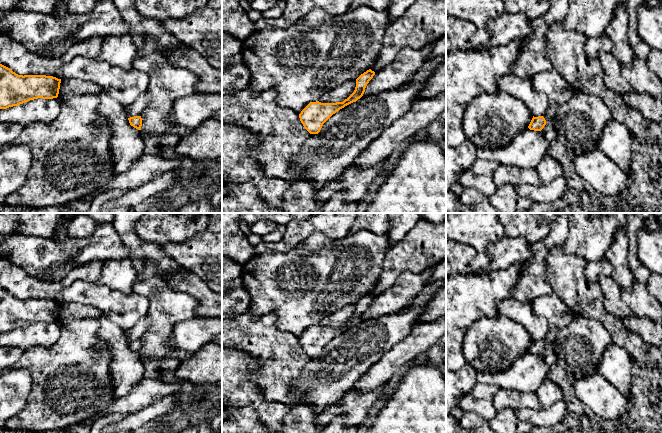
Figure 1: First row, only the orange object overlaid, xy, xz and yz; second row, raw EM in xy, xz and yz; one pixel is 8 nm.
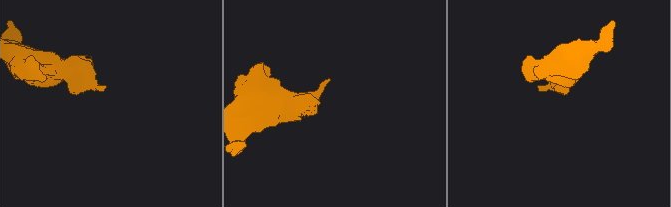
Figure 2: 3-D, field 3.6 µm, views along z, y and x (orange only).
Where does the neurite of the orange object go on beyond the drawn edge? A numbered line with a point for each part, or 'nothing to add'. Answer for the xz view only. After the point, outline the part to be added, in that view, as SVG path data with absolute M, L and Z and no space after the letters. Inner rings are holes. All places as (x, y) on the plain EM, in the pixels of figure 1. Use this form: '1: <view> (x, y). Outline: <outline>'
nothing to add

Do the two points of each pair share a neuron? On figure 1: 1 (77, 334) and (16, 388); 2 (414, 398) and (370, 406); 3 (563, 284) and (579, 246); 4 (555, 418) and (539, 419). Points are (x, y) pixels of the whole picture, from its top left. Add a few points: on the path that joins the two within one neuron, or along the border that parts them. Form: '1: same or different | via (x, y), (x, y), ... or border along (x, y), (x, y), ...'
1: different | border along (10, 369), (29, 372), (27, 398)
2: different | border along (381, 402), (373, 413)
3: different | border along (562, 245), (567, 253), (577, 254), (587, 262)
4: same | via (551, 418), (543, 418)

